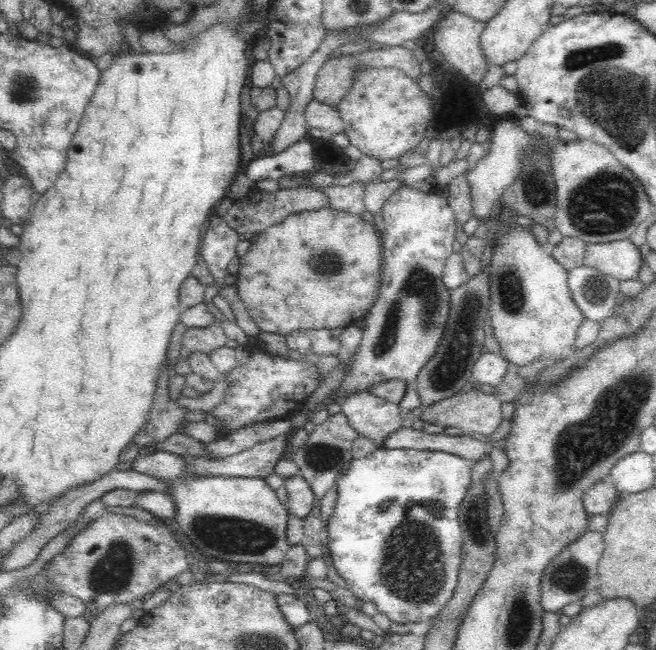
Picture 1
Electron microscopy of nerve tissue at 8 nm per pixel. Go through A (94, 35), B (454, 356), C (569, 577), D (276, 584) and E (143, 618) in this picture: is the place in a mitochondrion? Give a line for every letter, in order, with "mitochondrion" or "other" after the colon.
A: other
B: mitochondrion
C: mitochondrion
D: other
E: other

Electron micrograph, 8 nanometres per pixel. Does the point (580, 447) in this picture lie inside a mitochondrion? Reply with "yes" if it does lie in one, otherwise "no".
yes

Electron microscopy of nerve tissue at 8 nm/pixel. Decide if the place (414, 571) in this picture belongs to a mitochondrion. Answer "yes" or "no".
yes

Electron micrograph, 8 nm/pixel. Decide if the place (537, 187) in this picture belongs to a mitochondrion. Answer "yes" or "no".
yes

